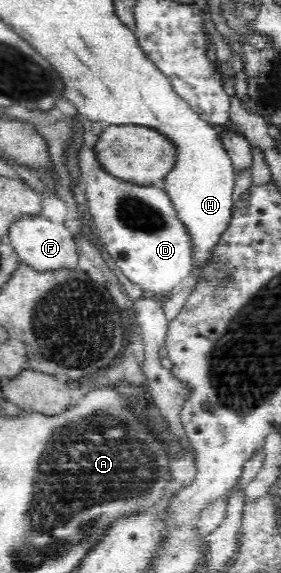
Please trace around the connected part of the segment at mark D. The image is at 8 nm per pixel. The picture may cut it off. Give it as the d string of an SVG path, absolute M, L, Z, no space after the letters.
M83 147L78 154L80 159L80 176L82 187L86 190L86 199L89 213L95 223L96 234L104 243L106 252L122 270L124 276L138 284L147 294L168 295L175 292L191 269L190 242L188 235L176 219L172 209L172 202L168 201L166 194L151 185L139 186L118 181L110 177L98 165L91 148Z

